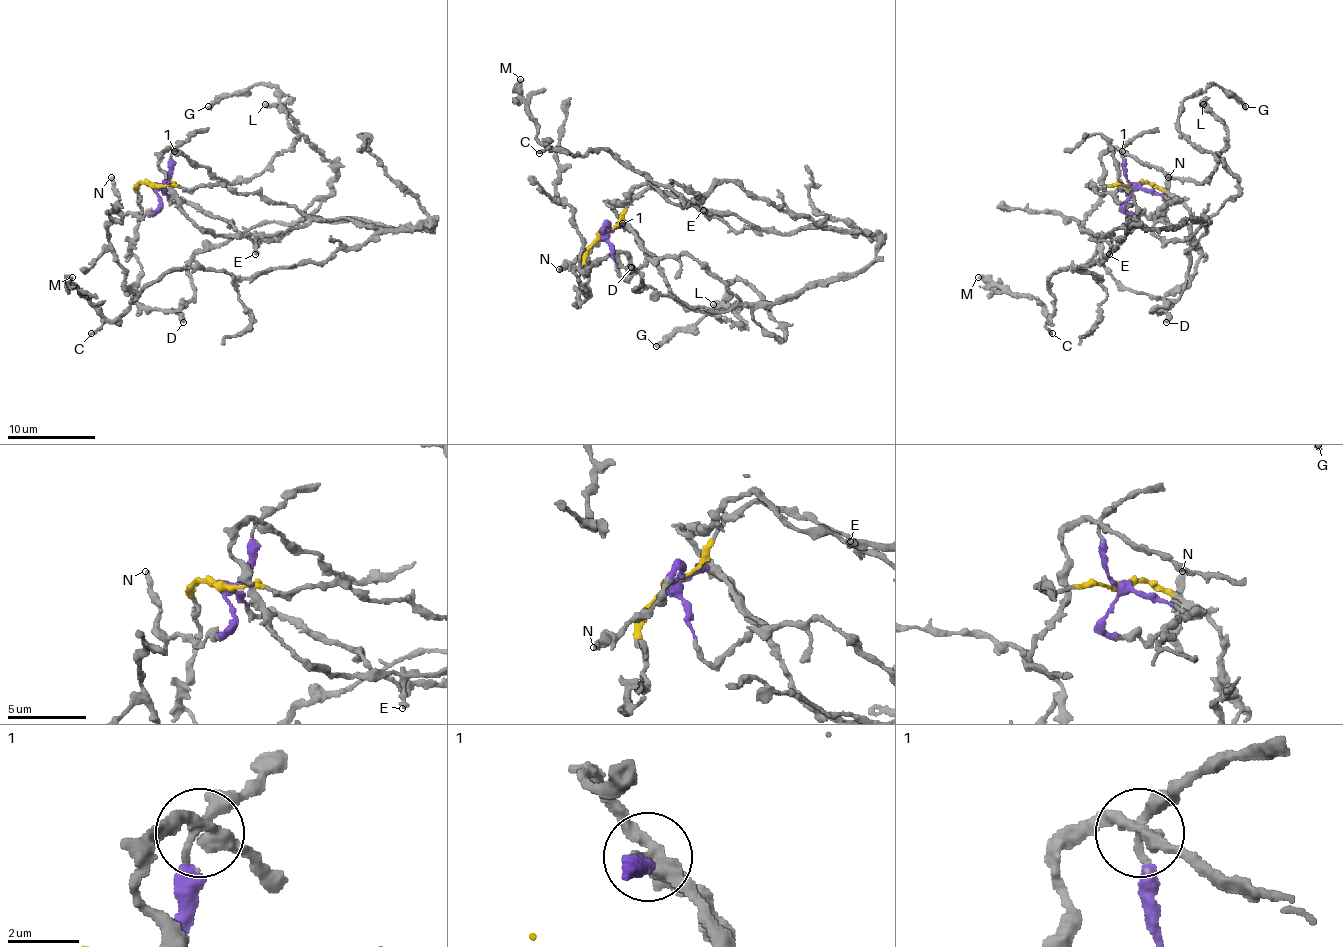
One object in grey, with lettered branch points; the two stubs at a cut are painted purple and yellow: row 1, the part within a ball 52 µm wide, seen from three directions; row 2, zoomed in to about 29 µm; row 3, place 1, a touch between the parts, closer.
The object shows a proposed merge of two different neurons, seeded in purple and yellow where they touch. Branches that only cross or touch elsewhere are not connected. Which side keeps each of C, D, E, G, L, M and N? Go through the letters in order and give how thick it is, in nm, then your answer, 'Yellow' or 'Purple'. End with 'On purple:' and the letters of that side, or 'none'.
C: Thickness 240 nm. Yellow
D: Thickness 440 nm. Purple
E: Thickness 280 nm. Yellow
G: Thickness 380 nm. Purple
L: Thickness 500 nm. Yellow
M: Thickness 320 nm. Yellow
N: Thickness 360 nm. Purple
On purple: D, G, N

